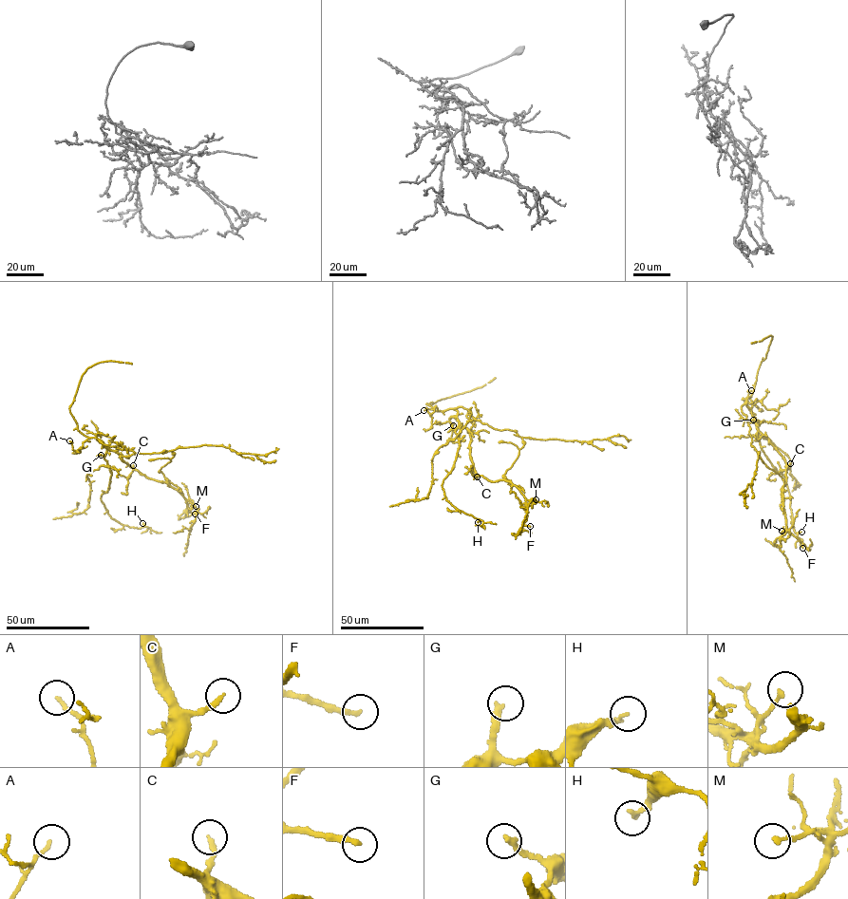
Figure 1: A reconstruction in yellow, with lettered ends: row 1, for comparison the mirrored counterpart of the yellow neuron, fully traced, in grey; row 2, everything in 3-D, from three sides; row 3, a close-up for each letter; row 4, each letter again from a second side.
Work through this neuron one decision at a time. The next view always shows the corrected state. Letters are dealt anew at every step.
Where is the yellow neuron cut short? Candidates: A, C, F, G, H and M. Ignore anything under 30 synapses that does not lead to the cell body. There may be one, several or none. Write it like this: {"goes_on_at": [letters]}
{"goes_on_at": ["C", "F"]}

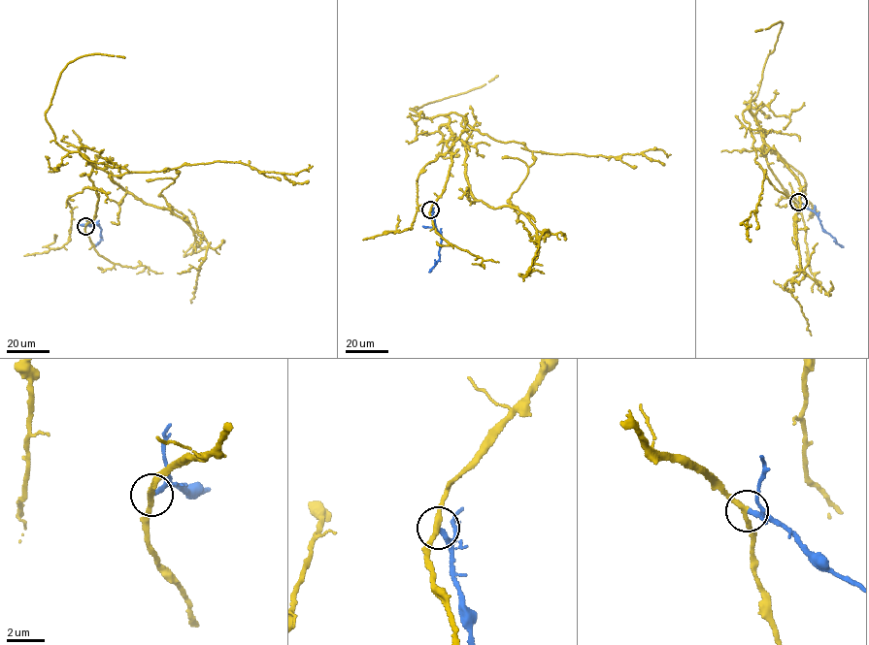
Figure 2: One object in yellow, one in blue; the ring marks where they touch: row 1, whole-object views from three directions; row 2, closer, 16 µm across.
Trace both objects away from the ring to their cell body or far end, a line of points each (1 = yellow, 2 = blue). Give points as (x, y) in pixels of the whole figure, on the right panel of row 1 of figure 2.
1: (798, 202), (769, 168), (749, 107), (743, 118), (764, 171), (755, 210), (742, 224), (751, 224)
2: (798, 202), (816, 212), (821, 228), (843, 247)

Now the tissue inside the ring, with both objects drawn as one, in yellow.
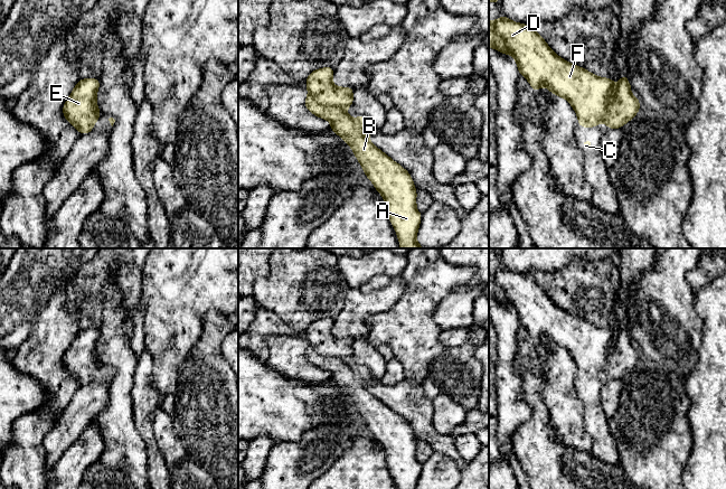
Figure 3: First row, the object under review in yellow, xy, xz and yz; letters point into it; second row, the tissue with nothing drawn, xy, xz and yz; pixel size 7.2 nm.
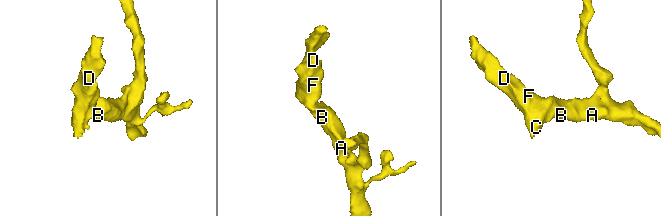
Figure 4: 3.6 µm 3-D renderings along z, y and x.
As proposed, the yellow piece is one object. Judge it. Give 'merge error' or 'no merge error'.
no merge error

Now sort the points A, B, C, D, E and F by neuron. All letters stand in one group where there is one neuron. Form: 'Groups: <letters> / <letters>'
Groups: A B C D E F

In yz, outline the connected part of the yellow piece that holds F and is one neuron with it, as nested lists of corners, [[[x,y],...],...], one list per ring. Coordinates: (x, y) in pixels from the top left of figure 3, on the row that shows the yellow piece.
[[[503,15],[494,22],[489,19],[489,47],[502,54],[512,55],[520,75],[528,79],[536,93],[541,85],[545,85],[551,94],[566,98],[578,115],[579,126],[594,128],[603,121],[607,129],[620,129],[640,110],[640,100],[632,96],[625,74],[621,75],[615,87],[613,78],[598,77],[560,58],[529,25],[511,21]]]

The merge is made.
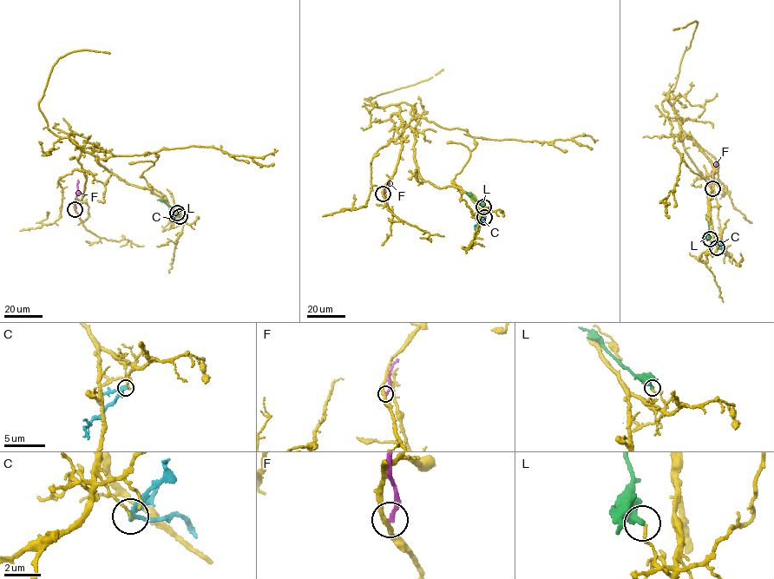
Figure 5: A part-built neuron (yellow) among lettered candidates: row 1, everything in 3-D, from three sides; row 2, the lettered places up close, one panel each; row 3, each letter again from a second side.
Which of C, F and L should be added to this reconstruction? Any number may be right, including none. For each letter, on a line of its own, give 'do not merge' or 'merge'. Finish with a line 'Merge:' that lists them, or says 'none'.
C: do not merge
F: do not merge
L: do not merge
Merge: none

